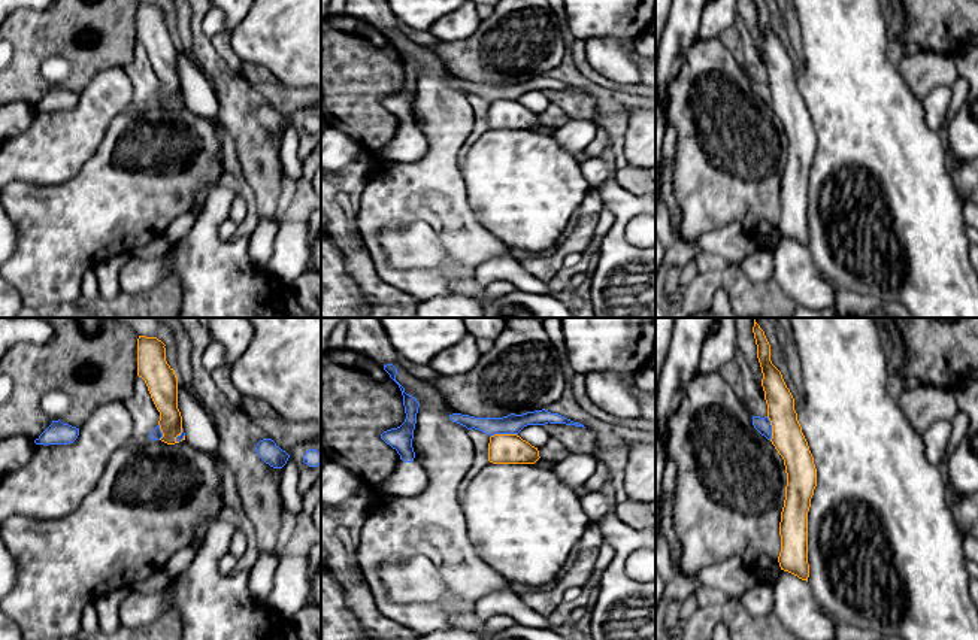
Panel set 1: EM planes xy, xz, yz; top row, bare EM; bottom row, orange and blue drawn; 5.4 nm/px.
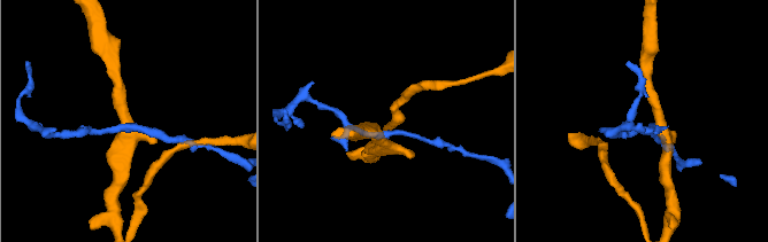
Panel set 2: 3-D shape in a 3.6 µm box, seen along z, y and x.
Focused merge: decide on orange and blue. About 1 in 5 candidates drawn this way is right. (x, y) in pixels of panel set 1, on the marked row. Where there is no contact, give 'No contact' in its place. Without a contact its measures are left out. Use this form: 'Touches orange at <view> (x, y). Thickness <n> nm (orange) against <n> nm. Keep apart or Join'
Touches orange at xz (503, 434). Thickness 160 nm (orange) against 110 nm. Keep apart

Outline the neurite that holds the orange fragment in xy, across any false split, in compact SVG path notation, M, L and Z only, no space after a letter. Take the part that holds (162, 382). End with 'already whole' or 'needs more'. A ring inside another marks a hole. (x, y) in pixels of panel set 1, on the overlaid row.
M139 336L137 339L137 376L148 386L151 398L160 412L161 442L167 445L182 433L182 416L178 409L178 377L166 361L166 345L157 337Z; already whole

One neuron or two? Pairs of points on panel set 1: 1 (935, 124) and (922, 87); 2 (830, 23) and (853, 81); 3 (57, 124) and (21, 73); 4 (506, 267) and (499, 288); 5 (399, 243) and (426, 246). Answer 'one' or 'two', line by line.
1: two
2: one
3: two
4: two
5: one

